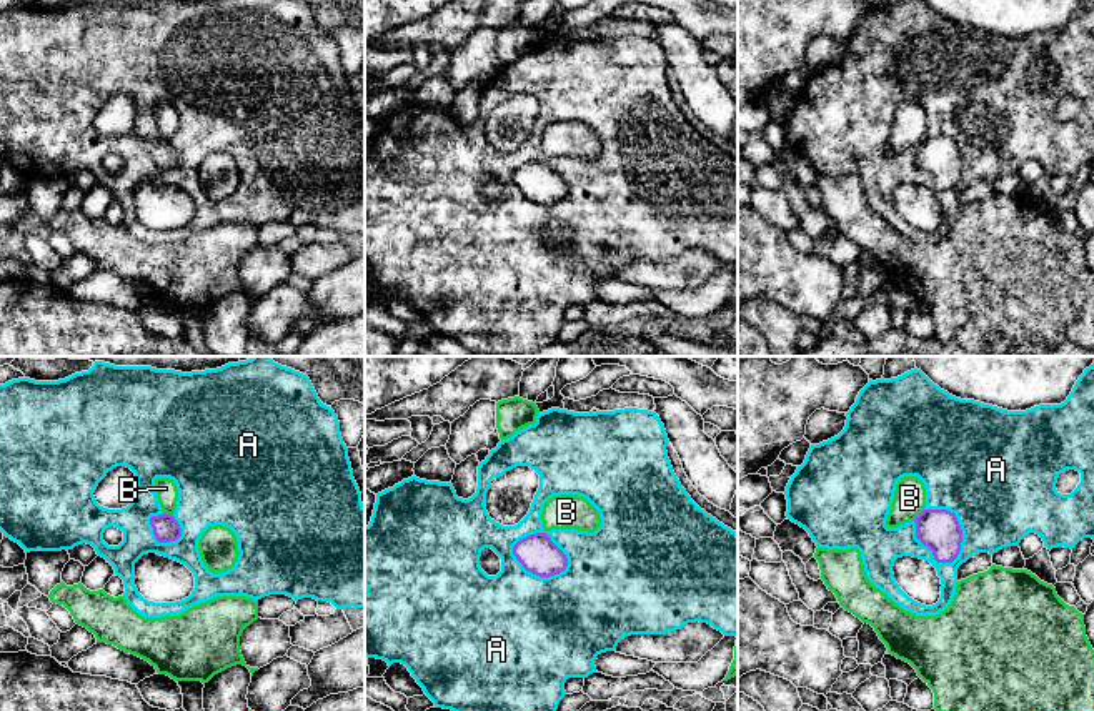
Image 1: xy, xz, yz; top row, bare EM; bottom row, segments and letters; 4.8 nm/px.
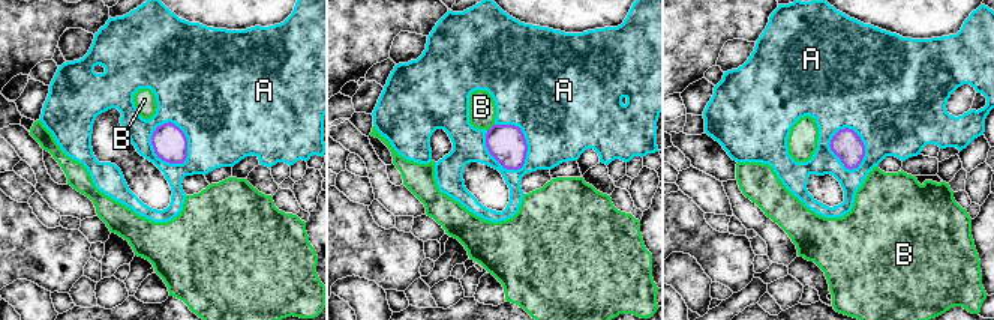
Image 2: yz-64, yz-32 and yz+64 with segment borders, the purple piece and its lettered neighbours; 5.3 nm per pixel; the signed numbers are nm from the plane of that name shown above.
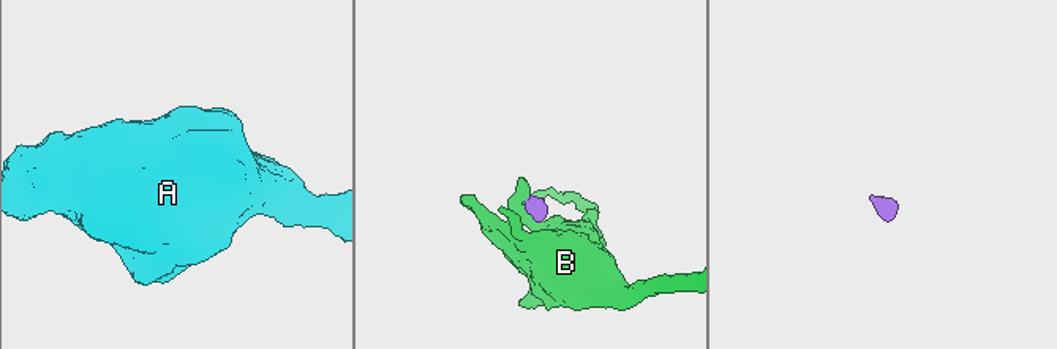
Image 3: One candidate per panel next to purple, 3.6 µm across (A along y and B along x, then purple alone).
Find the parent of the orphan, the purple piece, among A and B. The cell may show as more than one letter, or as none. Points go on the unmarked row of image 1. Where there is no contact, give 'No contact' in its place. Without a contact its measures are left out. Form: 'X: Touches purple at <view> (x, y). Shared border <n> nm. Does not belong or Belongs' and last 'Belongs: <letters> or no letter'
A: Touches purple at yz (958, 152). Shared border 300 nm. Does not belong
B: Touches purple at yz (919, 142). Shared border 80 nm. Belongs
Belongs: B

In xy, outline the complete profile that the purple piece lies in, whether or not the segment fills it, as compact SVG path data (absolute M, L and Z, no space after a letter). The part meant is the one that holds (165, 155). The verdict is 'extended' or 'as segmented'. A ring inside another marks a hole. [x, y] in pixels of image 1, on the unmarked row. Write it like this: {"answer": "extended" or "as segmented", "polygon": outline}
{"answer": "extended", "polygon": "M157 105L155 120L163 140L150 145L153 162L158 170L177 168L182 163L182 155L173 143L178 127L177 112L170 105Z"}

